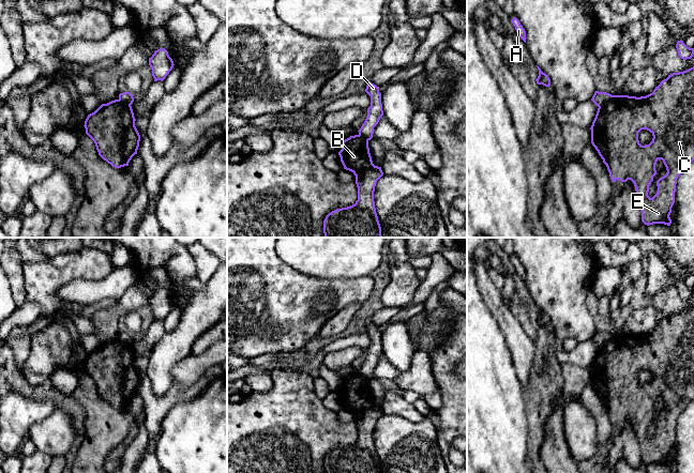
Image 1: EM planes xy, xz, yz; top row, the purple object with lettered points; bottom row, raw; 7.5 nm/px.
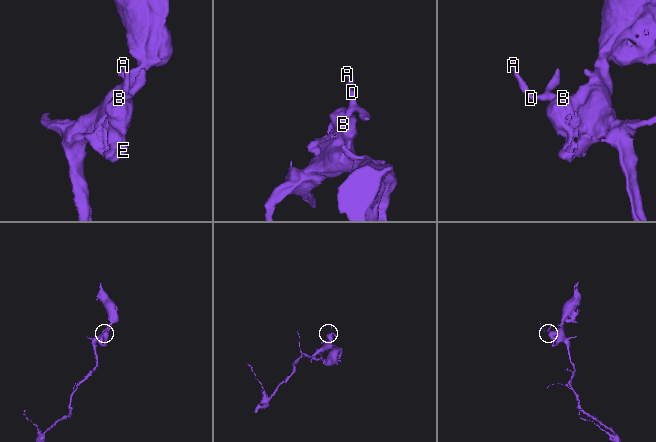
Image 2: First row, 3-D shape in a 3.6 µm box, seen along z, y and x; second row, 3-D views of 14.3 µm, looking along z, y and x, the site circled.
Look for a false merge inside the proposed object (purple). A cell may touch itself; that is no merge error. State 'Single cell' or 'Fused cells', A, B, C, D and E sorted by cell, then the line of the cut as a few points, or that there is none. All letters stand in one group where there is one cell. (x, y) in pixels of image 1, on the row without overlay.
Fused cells. Groups: A D / B C E. Split along yz (612, 335), (599, 347)

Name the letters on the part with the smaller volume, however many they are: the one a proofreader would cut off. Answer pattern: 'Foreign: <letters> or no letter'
Foreign: A, D

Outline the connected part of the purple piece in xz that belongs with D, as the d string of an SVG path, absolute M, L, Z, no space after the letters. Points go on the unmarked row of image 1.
M369 321L366 325L365 332L371 336L371 346L367 348L367 356L358 371L359 375L371 380L373 378L374 367L383 355L383 350L379 326Z

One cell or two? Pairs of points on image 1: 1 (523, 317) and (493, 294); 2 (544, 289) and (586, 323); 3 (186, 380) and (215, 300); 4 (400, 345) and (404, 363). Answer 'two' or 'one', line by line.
1: two
2: one
3: two
4: one

